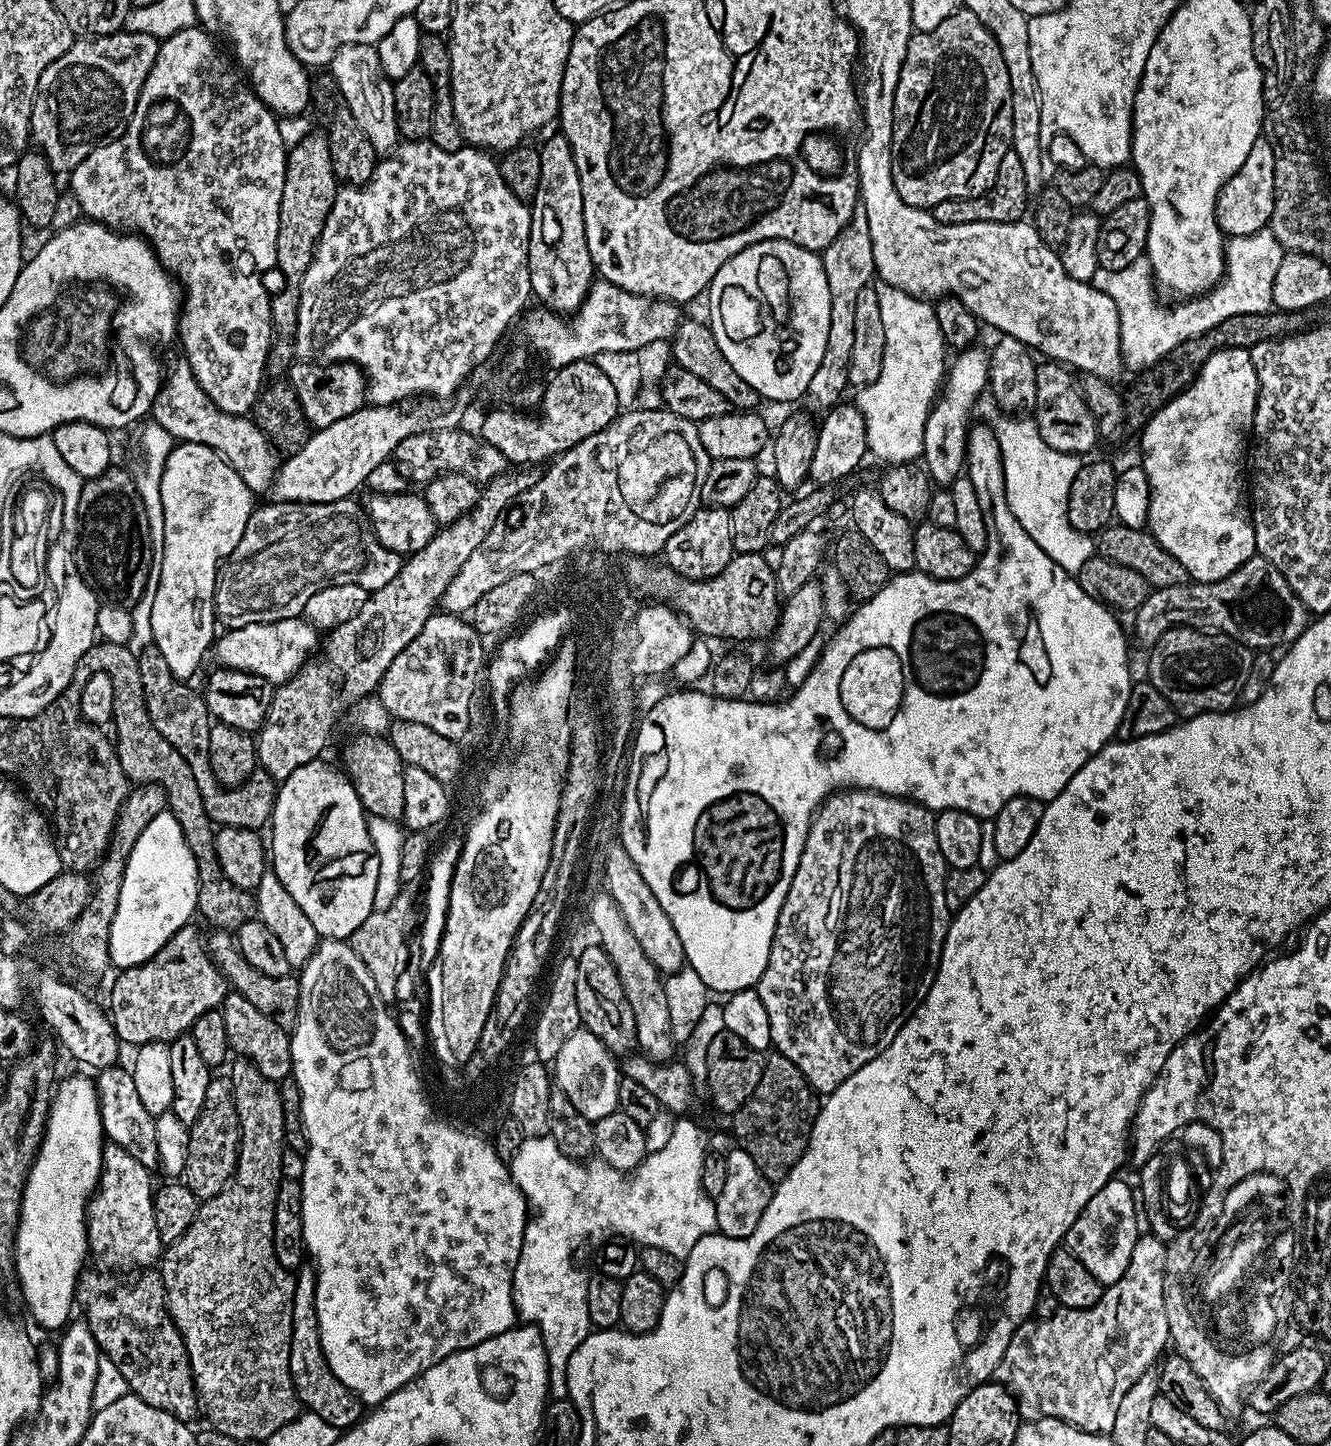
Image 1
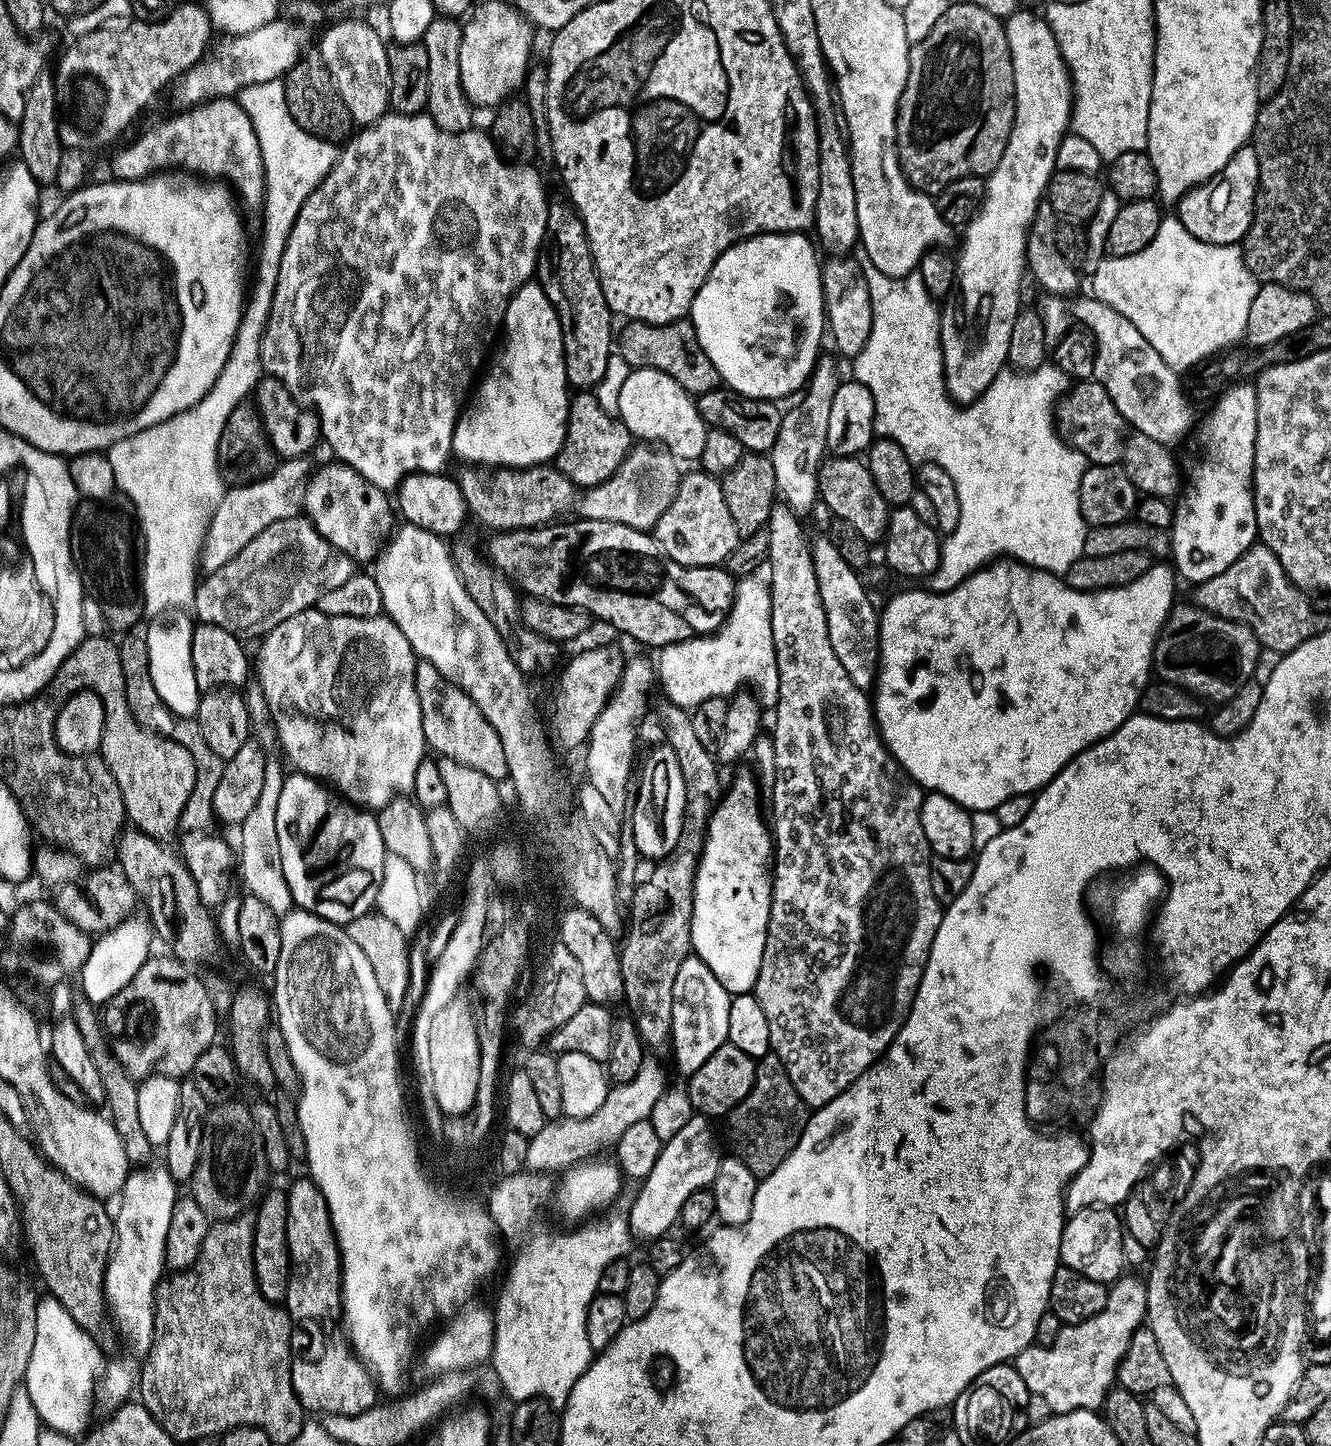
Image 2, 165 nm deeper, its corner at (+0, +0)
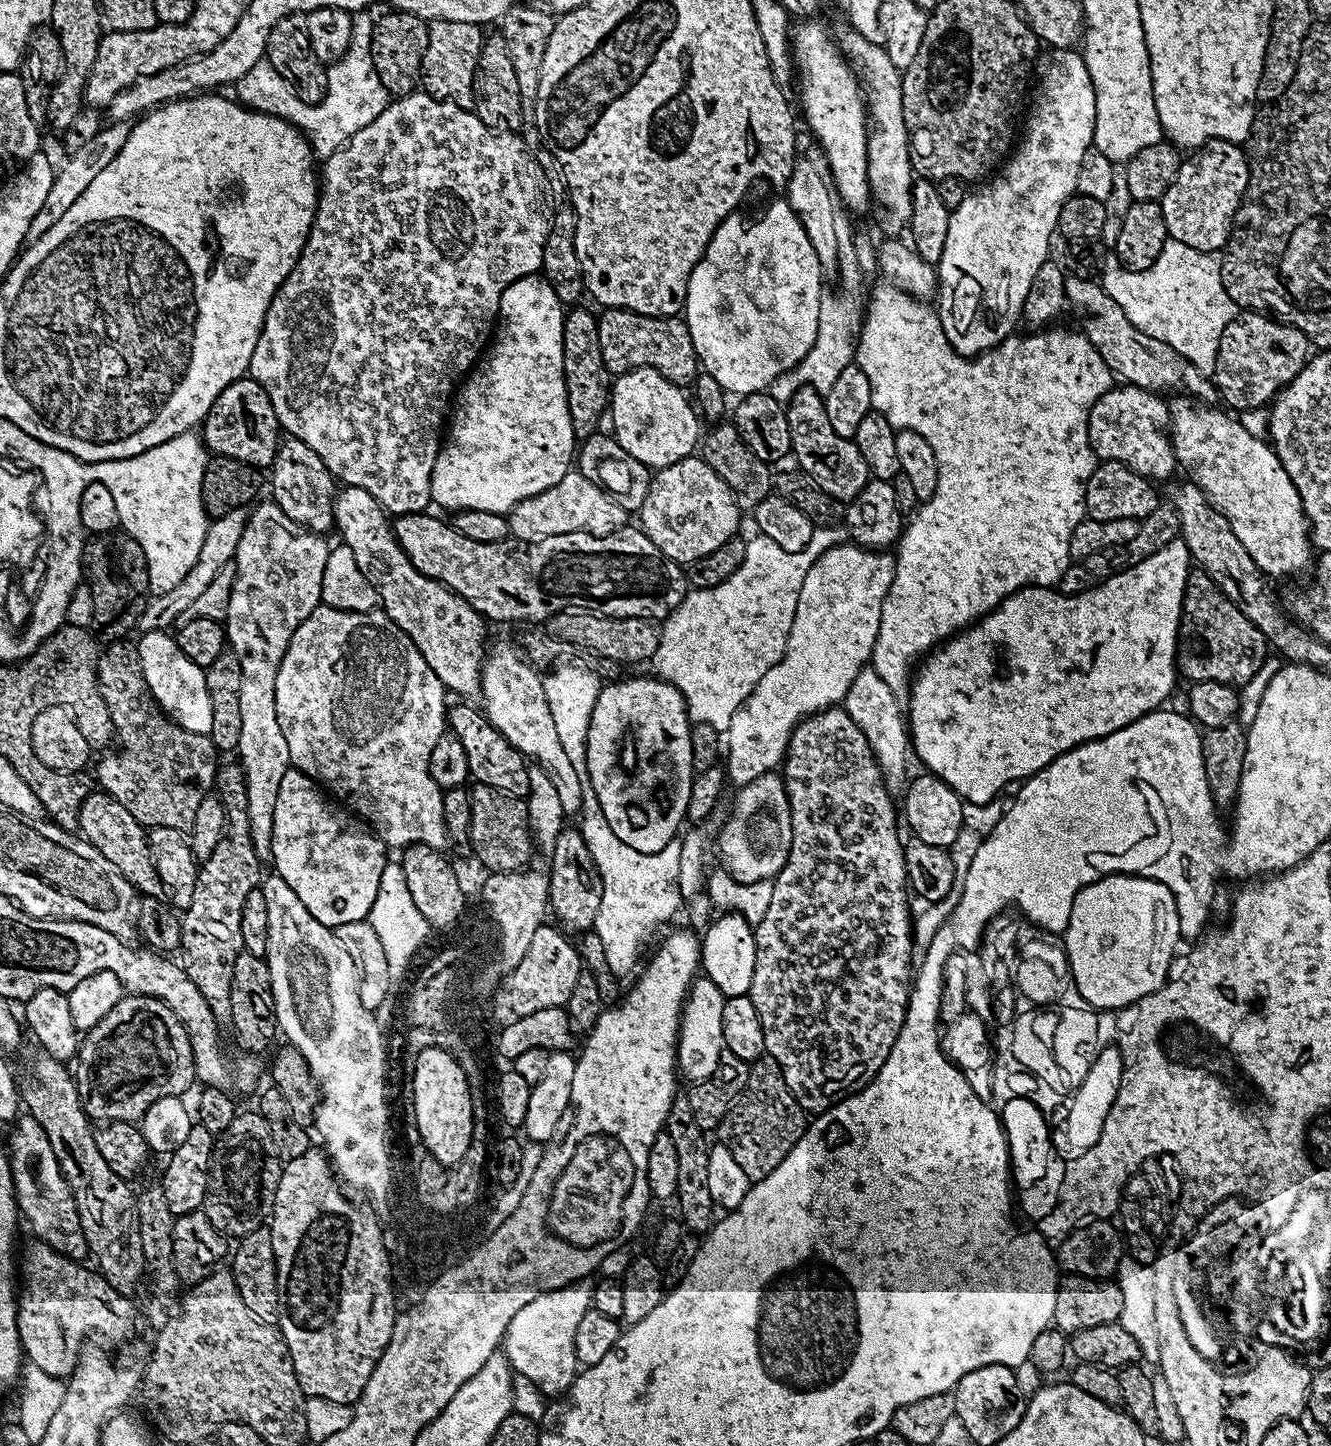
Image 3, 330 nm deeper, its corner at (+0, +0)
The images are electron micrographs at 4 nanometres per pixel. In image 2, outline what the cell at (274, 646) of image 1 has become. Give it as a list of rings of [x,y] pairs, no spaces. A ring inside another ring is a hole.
[[[311,607],[304,612],[286,618],[286,622],[274,626],[264,635],[259,644],[260,653],[254,656],[254,674],[255,677],[257,674],[260,678],[258,686],[264,692],[269,713],[275,714],[275,727],[277,729],[280,727],[284,732],[288,732],[292,728],[293,734],[296,735],[296,744],[288,744],[284,748],[289,762],[293,764],[291,767],[295,771],[303,772],[306,776],[313,776],[315,780],[331,786],[343,799],[365,810],[382,809],[391,800],[395,800],[398,794],[411,793],[414,786],[414,770],[418,770],[418,762],[426,759],[426,745],[422,734],[422,708],[418,706],[418,690],[416,689],[418,657],[410,646],[410,642],[406,642],[406,634],[402,634],[402,630],[398,630],[394,621],[383,614],[366,618],[327,616],[325,612]]]

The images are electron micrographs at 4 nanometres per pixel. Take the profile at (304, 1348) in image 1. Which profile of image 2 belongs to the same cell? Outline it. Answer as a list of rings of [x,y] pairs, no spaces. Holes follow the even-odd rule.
[[[311,1178],[296,1180],[292,1185],[287,1185],[288,1209],[286,1210],[286,1242],[288,1243],[288,1253],[290,1254],[290,1282],[288,1283],[288,1299],[286,1301],[286,1311],[288,1317],[292,1319],[292,1385],[296,1391],[296,1396],[300,1399],[300,1405],[309,1413],[320,1412],[324,1416],[349,1416],[350,1414],[362,1414],[370,1410],[378,1402],[378,1385],[371,1372],[368,1371],[368,1365],[360,1359],[352,1350],[351,1344],[345,1329],[342,1327],[342,1278],[340,1277],[340,1247],[336,1241],[336,1235],[332,1229],[332,1219],[326,1206],[326,1198],[322,1198],[322,1190]]]

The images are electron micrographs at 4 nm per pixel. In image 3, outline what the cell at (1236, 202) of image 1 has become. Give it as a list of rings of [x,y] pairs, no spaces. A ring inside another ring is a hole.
[[[1210,140],[1200,145],[1191,153],[1192,156],[1183,161],[1174,178],[1170,182],[1170,190],[1159,200],[1162,218],[1166,218],[1166,230],[1171,239],[1182,242],[1199,252],[1219,253],[1228,240],[1232,229],[1232,219],[1240,205],[1240,199],[1248,185],[1248,157],[1245,149],[1239,144],[1231,144],[1228,140]]]

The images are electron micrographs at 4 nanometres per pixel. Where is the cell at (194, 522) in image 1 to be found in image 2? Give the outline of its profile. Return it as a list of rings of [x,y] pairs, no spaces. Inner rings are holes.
[[[173,610],[155,617],[151,622],[153,624],[149,626],[148,632],[143,633],[148,647],[150,682],[154,682],[154,690],[158,690],[158,698],[162,698],[162,702],[174,715],[195,717],[202,693],[198,682],[194,682],[194,662],[190,658],[193,617],[187,611]]]

